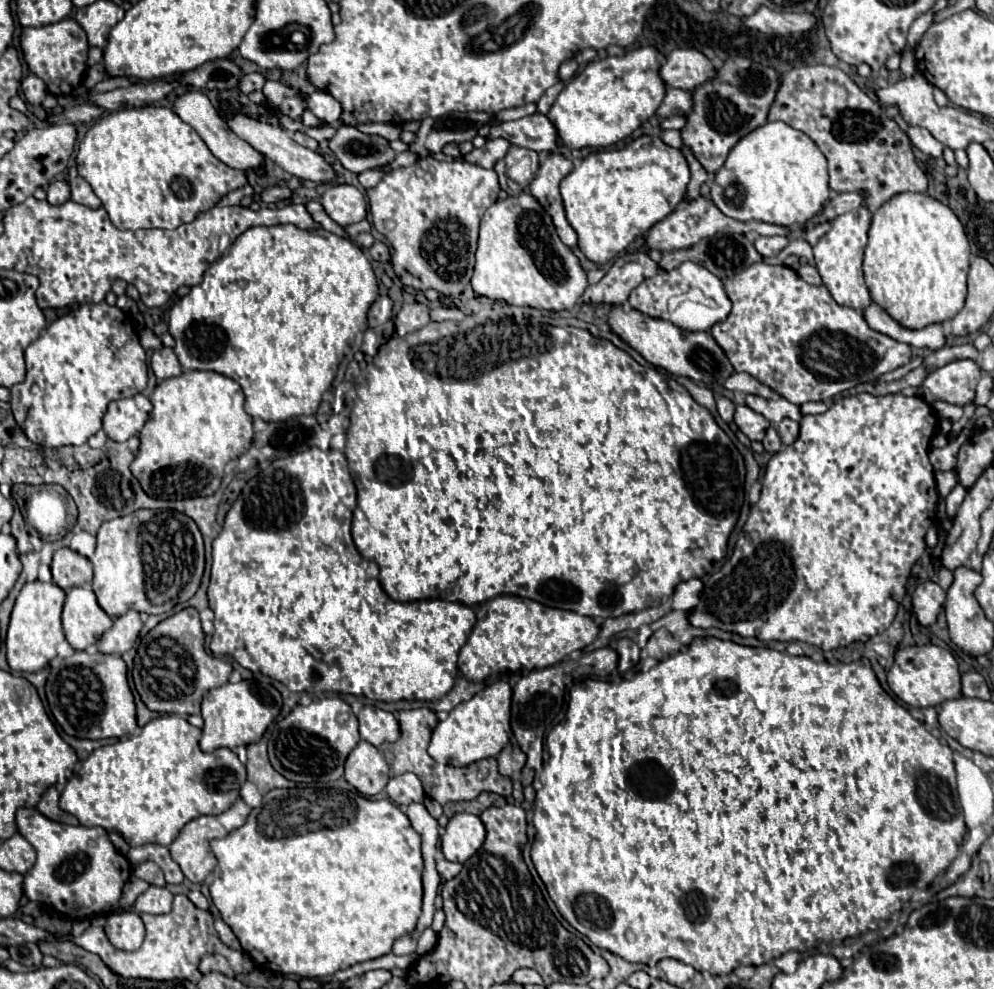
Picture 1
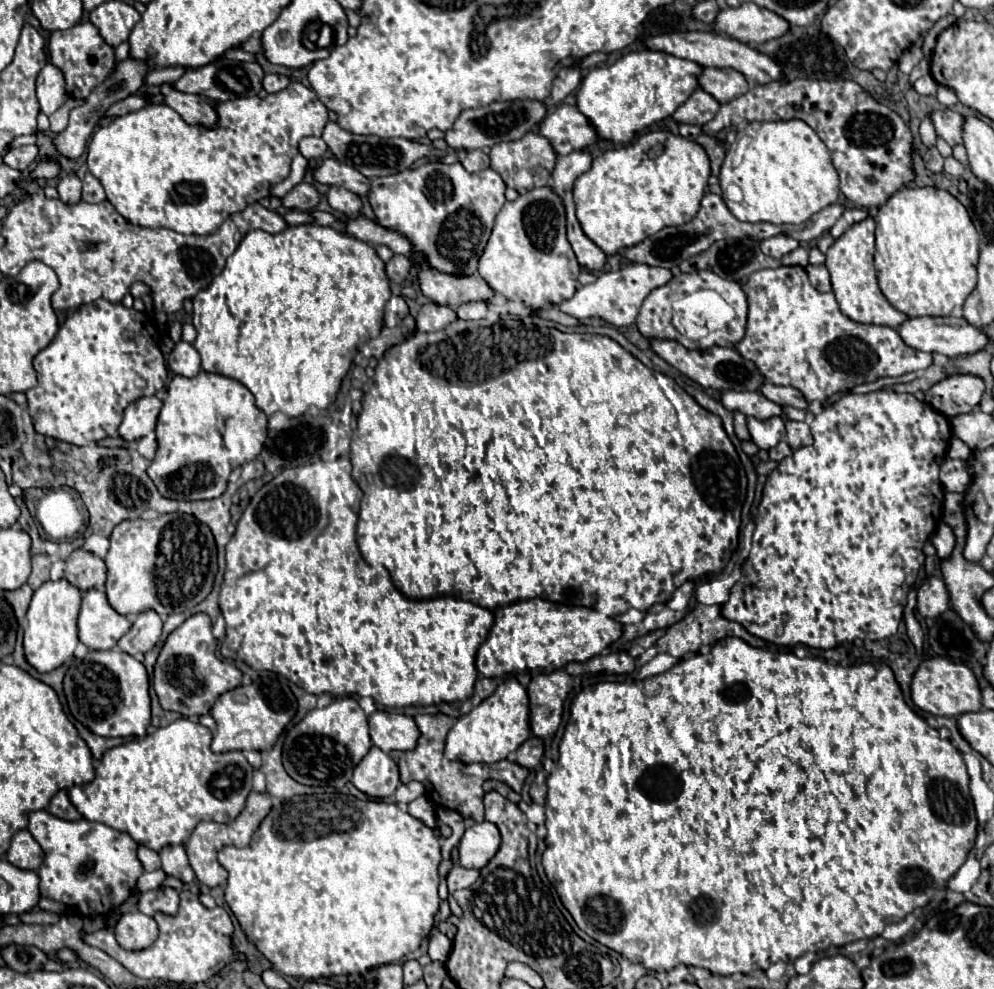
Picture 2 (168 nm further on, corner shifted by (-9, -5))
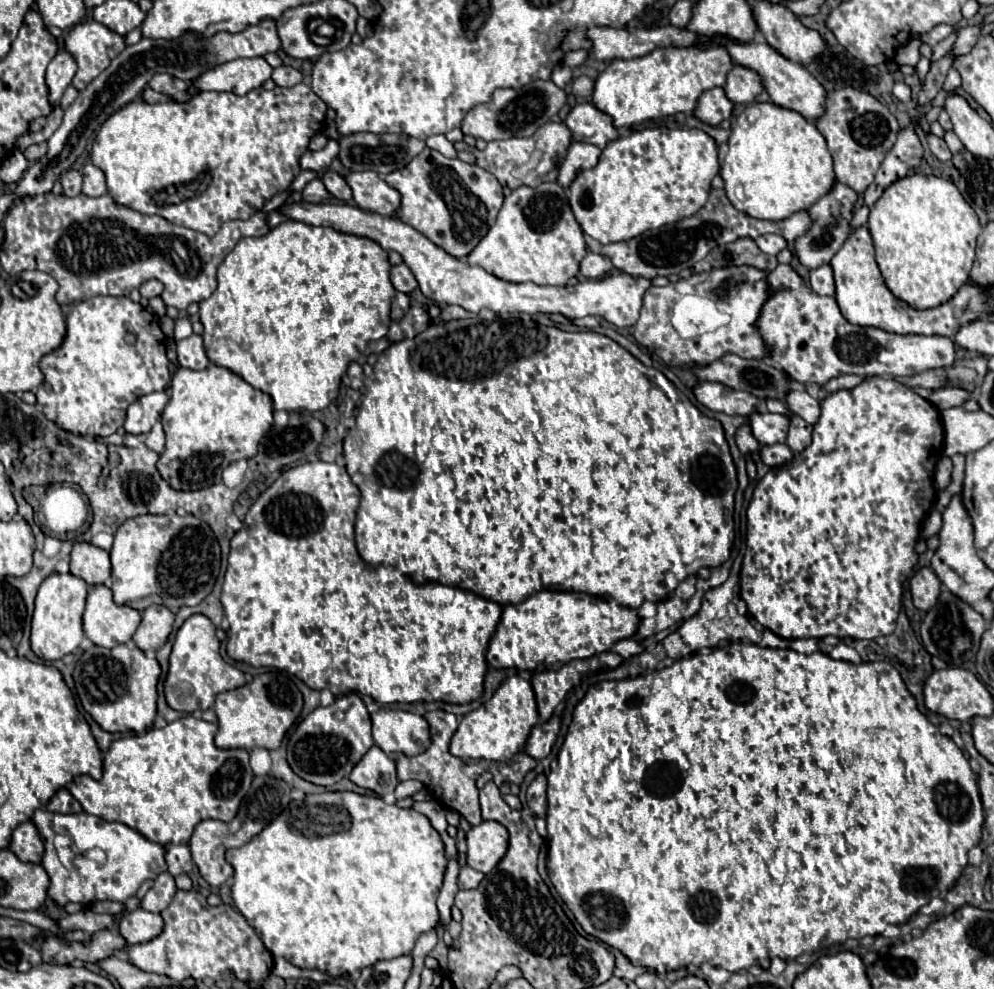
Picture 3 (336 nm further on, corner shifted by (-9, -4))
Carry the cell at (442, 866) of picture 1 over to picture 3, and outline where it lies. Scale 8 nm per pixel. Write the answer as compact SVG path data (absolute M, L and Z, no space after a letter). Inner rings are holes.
M465 865L459 871L459 889L475 889L481 883L481 879L483 879L483 873Z

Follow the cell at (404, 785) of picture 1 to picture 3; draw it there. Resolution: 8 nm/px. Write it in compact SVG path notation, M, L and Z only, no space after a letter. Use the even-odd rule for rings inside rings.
M401 781L395 789L395 797L405 799L405 797L415 795L419 789L423 789L423 783L419 783L419 781Z

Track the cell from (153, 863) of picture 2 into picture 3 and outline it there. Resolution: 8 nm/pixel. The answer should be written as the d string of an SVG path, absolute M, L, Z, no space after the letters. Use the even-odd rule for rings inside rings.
M161 873L155 879L155 885L141 899L141 909L151 911L151 913L161 913L171 903L175 893L177 893L177 887L175 887L173 875L171 873Z

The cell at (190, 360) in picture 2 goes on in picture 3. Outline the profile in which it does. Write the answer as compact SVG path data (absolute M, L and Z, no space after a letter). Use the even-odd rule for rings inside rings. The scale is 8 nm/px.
M191 335L187 339L177 341L177 359L179 359L179 367L205 369L209 365L209 357L203 347L203 337Z

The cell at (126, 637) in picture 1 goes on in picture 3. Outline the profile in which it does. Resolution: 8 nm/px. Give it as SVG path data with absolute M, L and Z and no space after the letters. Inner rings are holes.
M163 605L147 607L143 611L143 621L133 635L135 645L141 651L145 651L147 655L159 651L171 635L173 621L175 621L175 613L169 611L167 607L163 607Z

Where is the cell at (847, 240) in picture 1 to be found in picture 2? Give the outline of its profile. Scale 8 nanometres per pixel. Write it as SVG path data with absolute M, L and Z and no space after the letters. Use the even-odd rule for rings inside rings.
M867 216L865 220L853 224L841 238L835 240L835 244L827 250L825 266L831 274L833 294L837 296L839 308L845 316L849 316L855 322L867 322L867 324L883 324L897 328L907 316L897 312L887 298L881 294L875 278L873 268L873 254L875 254L875 220L873 216Z

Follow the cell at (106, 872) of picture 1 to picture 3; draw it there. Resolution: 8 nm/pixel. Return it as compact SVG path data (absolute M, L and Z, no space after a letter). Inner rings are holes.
M37 809L33 815L33 823L37 825L39 833L45 841L45 855L43 855L43 867L47 869L51 877L49 897L59 903L95 903L95 901L127 901L133 897L139 889L139 885L145 879L155 879L159 873L167 871L165 863L165 847L159 843L151 843L147 837L139 835L139 831L123 825L123 823L107 823L99 817L77 813L77 815L63 815L63 813L51 813L45 809ZM57 833L71 835L75 839L75 845L79 851L87 851L93 847L99 847L107 853L107 863L97 869L93 861L87 859L75 859L73 869L67 869L67 875L63 875L63 865L57 859L53 837Z

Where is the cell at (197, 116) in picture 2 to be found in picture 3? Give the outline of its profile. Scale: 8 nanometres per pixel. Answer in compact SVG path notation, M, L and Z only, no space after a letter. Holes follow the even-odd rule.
M157 73L151 81L149 81L149 87L163 93L163 95L169 95L173 97L173 101L187 101L191 95L187 91L187 83L181 81L181 79L175 79L173 75L167 75L167 73Z

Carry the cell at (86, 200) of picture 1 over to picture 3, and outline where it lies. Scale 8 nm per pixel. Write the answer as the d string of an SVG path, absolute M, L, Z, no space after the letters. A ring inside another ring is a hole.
M91 163L83 167L83 193L89 197L99 197L107 193L103 171Z

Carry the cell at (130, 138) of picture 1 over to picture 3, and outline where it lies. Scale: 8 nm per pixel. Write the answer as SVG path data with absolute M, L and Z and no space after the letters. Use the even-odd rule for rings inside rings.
M299 83L299 85L289 87L289 89L287 87L275 87L273 91L265 91L263 87L259 87L255 91L249 91L243 97L227 95L227 93L217 93L217 91L201 91L201 93L195 93L187 103L175 103L175 101L169 101L169 103L131 101L123 109L115 111L101 125L101 129L99 129L99 133L97 133L95 141L93 141L91 161L93 161L95 167L99 167L105 173L105 177L107 177L107 193L119 205L125 205L125 207L135 209L135 211L145 213L145 215L165 217L171 223L177 223L181 227L187 227L187 229L193 229L193 231L199 231L199 233L205 233L205 235L211 237L211 235L215 235L219 231L219 227L225 221L231 221L231 219L249 219L255 211L261 211L263 205L275 193L285 191L293 183L293 179L299 175L299 171L301 171L299 159L307 151L307 145L309 145L311 137L321 131L323 121L325 121L325 111L327 111L327 105L317 95L313 99L313 95L315 93L311 91L311 87L307 87L305 83Z

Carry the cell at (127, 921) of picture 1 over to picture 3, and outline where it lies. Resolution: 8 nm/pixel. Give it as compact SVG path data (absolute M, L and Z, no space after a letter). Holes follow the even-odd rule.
M137 907L135 911L123 915L117 929L127 939L129 945L147 943L163 931L163 919L161 919L159 913L143 911L141 907Z

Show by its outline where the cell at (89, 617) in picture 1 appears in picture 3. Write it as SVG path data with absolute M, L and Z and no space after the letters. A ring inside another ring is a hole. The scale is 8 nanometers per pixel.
M91 587L83 615L83 631L95 645L111 649L119 643L127 643L139 623L141 613L127 605L115 605L109 587Z

